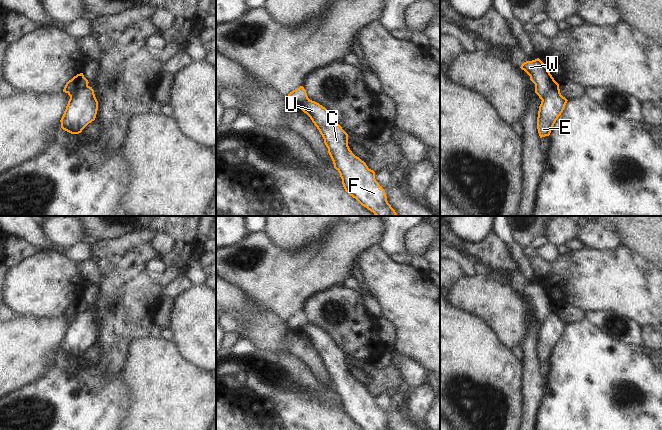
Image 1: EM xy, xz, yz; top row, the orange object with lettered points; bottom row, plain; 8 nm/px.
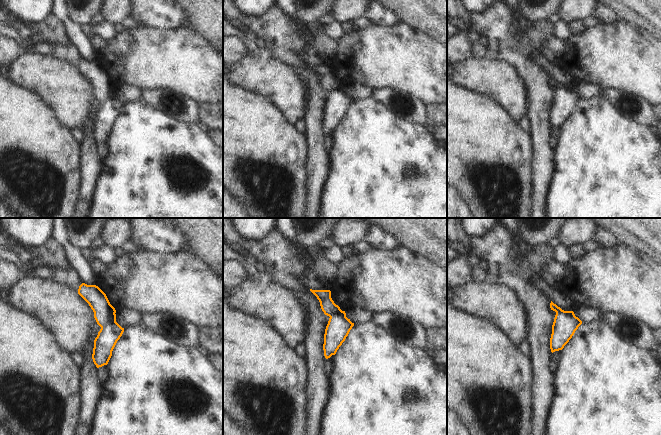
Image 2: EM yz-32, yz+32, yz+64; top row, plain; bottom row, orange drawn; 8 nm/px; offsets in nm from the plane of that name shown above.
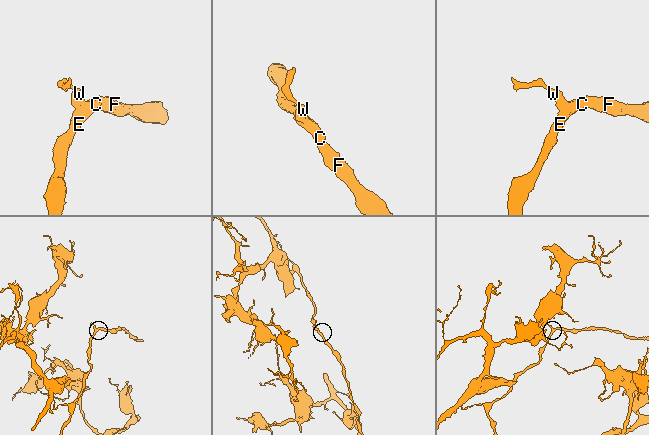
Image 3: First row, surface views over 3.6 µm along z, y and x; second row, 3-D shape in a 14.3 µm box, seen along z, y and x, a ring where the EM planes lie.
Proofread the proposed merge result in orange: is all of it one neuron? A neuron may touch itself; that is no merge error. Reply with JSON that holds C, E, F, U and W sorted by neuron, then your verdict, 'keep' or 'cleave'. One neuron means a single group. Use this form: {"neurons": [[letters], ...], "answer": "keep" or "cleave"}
{"neurons": [["C", "E", "F", "U"], ["W"]], "answer": "cleave"}

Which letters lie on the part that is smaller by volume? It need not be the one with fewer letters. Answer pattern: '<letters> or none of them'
W

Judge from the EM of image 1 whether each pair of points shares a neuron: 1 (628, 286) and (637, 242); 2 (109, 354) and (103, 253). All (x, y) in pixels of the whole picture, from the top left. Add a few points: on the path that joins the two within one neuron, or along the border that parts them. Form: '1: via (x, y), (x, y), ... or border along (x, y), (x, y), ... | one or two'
1: border along (621, 243), (639, 252), (651, 263) | two
2: via (112, 329), (112, 278) | one

